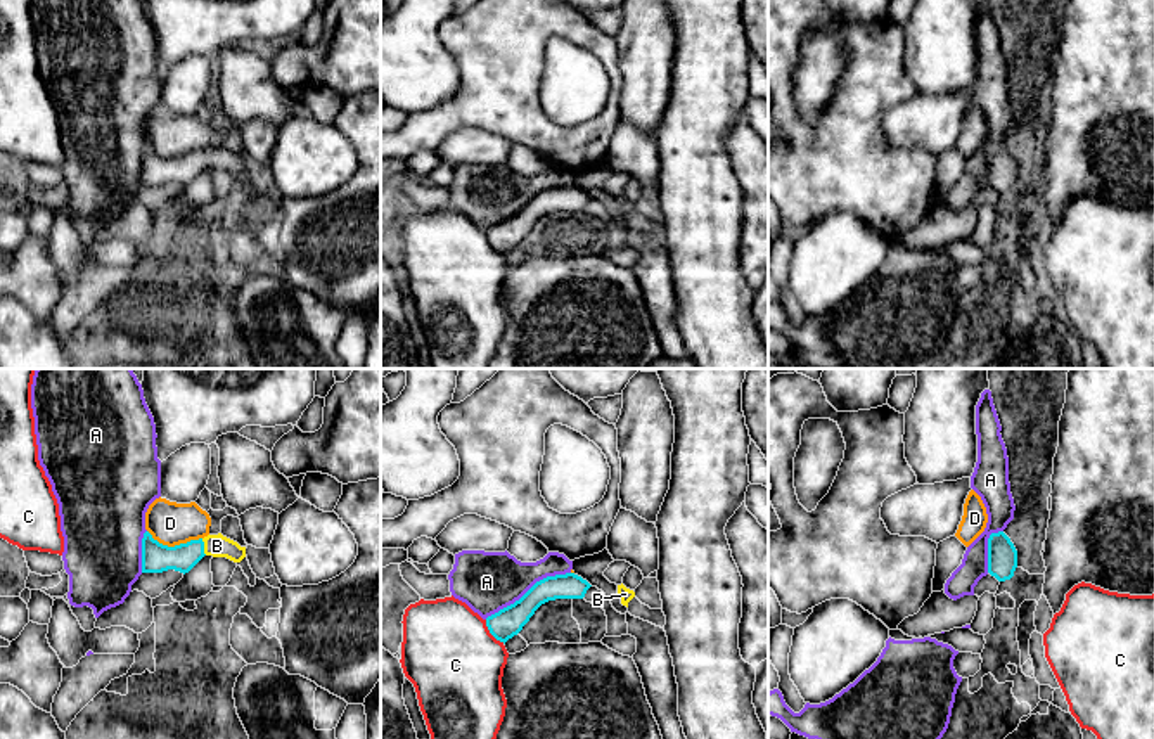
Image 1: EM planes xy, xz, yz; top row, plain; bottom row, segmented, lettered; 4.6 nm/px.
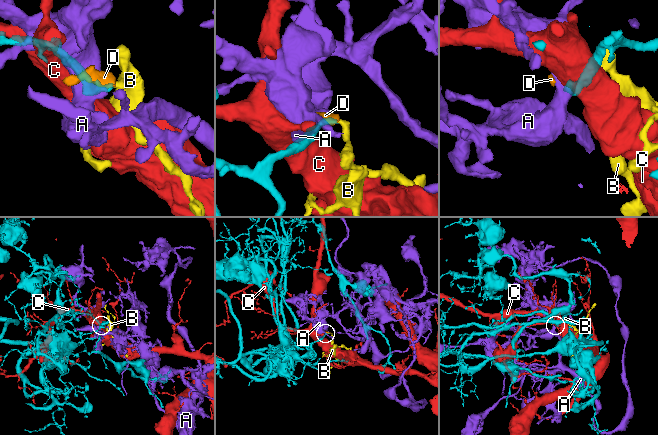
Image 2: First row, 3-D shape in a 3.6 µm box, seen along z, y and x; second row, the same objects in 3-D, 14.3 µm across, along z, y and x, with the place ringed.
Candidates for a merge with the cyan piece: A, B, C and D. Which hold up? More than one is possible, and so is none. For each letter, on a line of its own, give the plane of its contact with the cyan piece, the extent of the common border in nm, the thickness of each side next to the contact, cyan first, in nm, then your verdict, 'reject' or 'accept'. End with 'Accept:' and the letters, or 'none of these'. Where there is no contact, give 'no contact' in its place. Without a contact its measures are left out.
A: xz | 460 nm | 140/280 nm | reject
B: xy | 80 nm | 140/110 nm | accept
C: xz | 140 nm | 140/440 nm | reject
D: xy | 260 nm | 140/200 nm | reject
Accept: B

